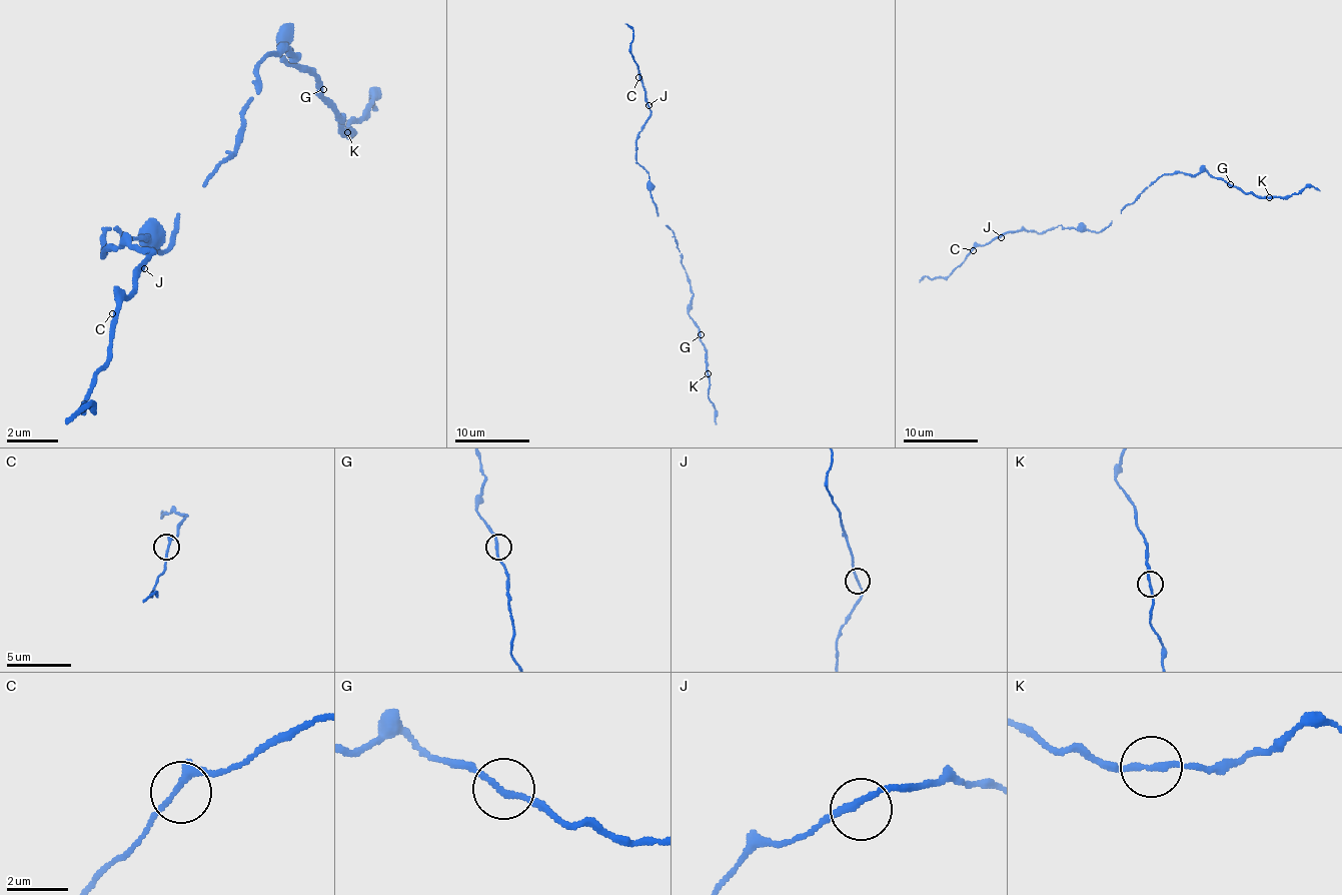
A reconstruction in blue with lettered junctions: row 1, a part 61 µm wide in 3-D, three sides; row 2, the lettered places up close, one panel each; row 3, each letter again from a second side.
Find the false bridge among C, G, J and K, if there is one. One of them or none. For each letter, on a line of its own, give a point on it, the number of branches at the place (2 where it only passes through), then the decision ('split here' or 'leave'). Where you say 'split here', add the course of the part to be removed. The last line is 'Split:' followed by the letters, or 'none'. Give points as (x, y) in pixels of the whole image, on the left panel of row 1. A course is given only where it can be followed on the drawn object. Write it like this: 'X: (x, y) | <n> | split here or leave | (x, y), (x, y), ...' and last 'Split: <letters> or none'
C: (112, 313) | 2 | leave
G: (323, 89) | 2 | leave
J: (144, 268) | 2 | leave
K: (347, 132) | 2 | split here | (349, 134), (368, 96), (375, 108)
Split: K

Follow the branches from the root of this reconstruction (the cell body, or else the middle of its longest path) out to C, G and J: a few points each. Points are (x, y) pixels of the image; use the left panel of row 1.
C: (202, 185), (163, 249), (106, 236), (106, 256), (119, 243), (151, 249), (112, 313)
G: (202, 185), (234, 153), (266, 57), (291, 57), (285, 44), (279, 51), (323, 89)
J: (202, 185), (163, 249), (106, 236), (106, 256), (119, 243), (151, 249), (144, 268)

